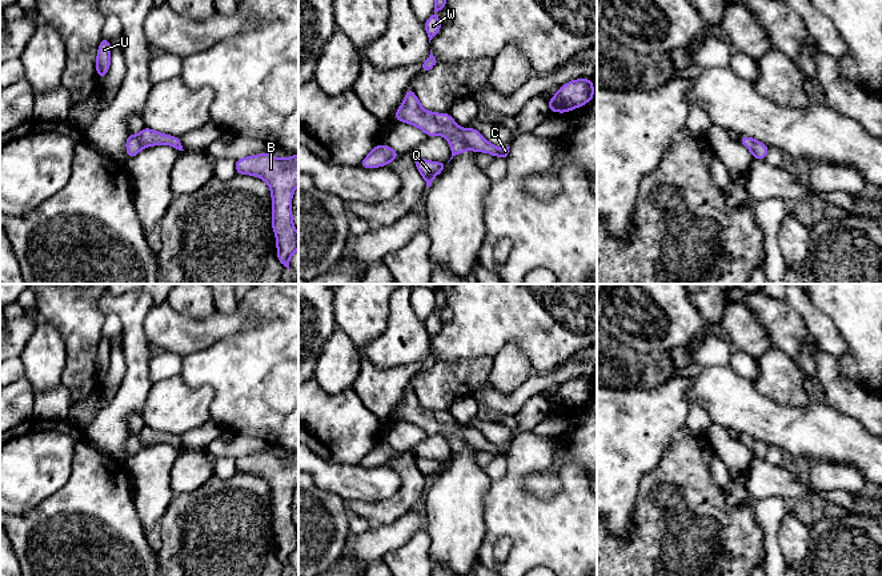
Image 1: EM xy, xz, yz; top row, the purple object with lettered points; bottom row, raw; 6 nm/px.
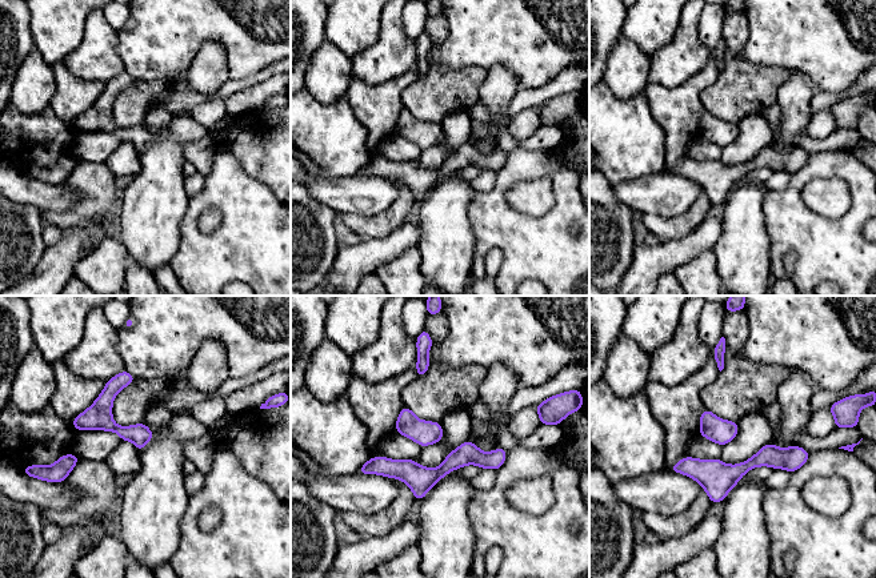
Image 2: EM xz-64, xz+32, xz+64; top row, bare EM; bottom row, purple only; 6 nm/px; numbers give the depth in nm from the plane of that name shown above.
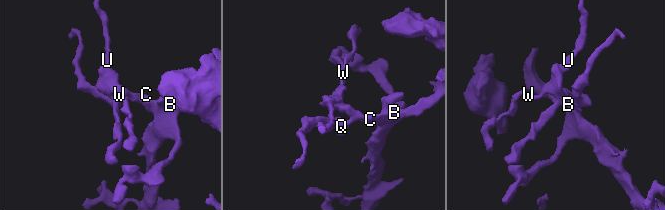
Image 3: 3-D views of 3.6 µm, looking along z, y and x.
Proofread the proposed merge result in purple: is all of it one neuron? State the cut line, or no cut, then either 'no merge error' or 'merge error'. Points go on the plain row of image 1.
cut none; no merge error

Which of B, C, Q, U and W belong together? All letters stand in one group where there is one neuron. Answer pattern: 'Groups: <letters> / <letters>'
Groups: B C Q U W

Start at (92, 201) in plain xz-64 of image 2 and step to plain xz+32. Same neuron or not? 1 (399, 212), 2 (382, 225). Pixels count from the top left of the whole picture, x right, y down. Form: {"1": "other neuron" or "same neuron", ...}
{"1": "same neuron", "2": "same neuron"}

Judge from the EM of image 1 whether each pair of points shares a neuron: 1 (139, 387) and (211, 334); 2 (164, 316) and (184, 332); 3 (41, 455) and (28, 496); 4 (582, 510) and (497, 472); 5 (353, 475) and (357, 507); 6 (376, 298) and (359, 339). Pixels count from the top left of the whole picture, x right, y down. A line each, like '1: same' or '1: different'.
1: different
2: same
3: same
4: different
5: different
6: same

